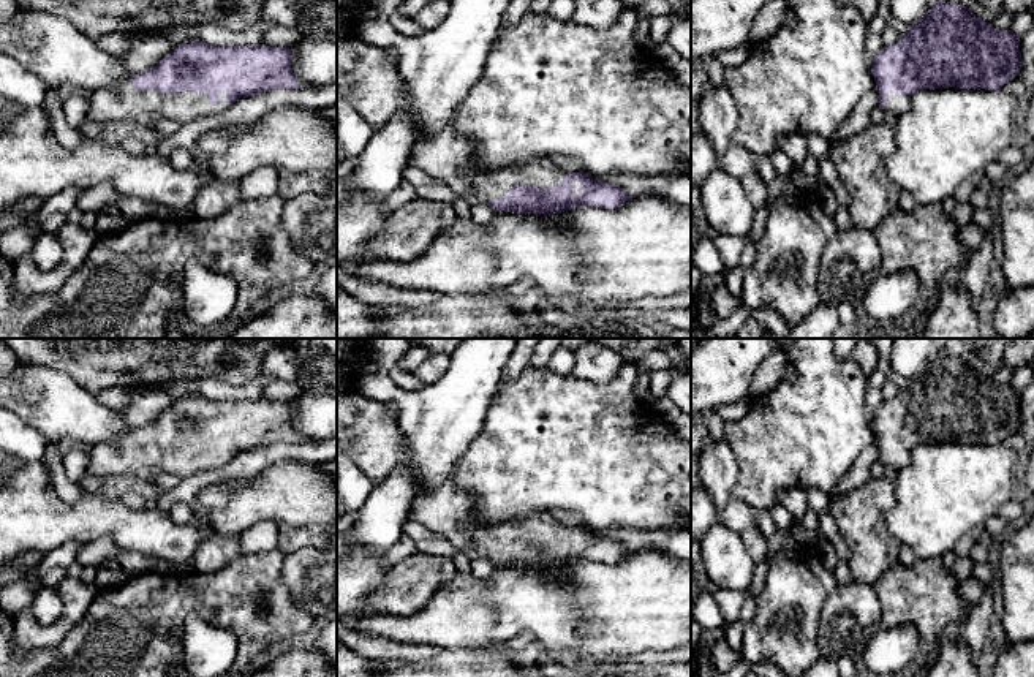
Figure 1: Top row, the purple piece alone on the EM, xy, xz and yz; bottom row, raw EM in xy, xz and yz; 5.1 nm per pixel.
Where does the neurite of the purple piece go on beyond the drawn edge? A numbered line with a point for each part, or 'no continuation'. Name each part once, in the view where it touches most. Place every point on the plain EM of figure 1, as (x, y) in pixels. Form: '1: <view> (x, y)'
1: xy (119, 456)

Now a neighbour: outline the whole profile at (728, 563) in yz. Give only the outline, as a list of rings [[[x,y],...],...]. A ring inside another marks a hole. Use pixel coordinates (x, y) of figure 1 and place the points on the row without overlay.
[[[716,520],[697,543],[707,577],[715,587],[734,592],[749,587],[754,560],[742,535]]]

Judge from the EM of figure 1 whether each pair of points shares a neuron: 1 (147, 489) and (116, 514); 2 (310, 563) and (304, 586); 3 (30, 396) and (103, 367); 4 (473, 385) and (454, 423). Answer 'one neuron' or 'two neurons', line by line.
1: two neurons
2: one neuron
3: two neurons
4: one neuron

